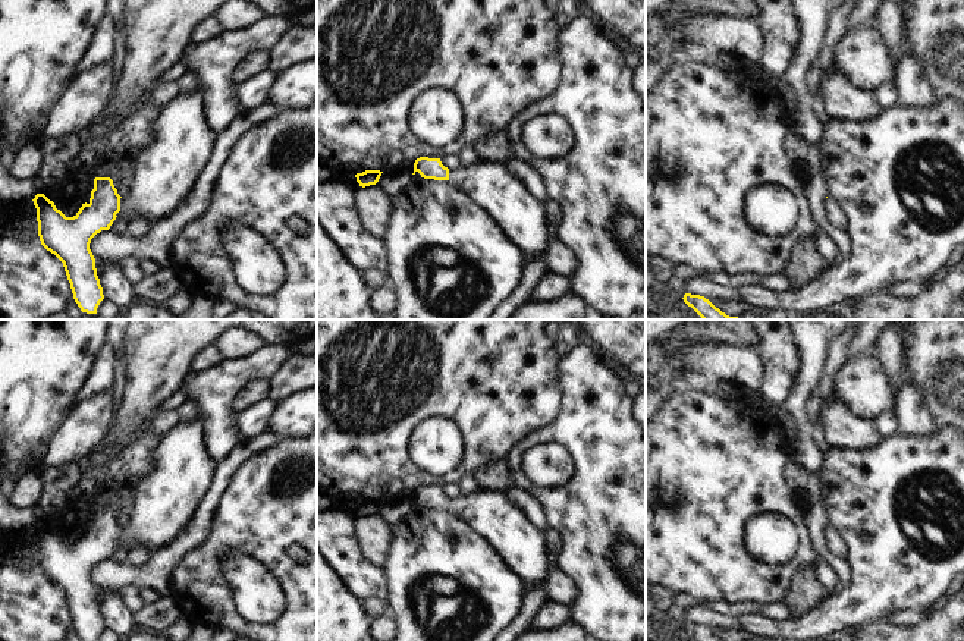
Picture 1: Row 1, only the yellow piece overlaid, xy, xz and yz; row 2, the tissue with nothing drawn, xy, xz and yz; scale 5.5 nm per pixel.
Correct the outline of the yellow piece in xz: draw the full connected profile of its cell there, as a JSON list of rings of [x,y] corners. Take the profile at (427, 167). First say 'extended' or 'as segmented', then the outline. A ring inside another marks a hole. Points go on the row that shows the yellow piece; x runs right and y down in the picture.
extended | [[[420,157],[414,163],[412,175],[417,172],[424,179],[449,180],[484,207],[525,260],[543,254],[547,248],[553,233],[549,230],[546,205],[525,189],[505,163],[477,160],[448,169],[440,158]]]

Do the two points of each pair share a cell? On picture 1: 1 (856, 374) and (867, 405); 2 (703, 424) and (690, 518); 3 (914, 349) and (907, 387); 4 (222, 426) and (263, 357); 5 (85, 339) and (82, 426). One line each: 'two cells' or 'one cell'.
1: one cell
2: one cell
3: two cells
4: one cell
5: two cells

